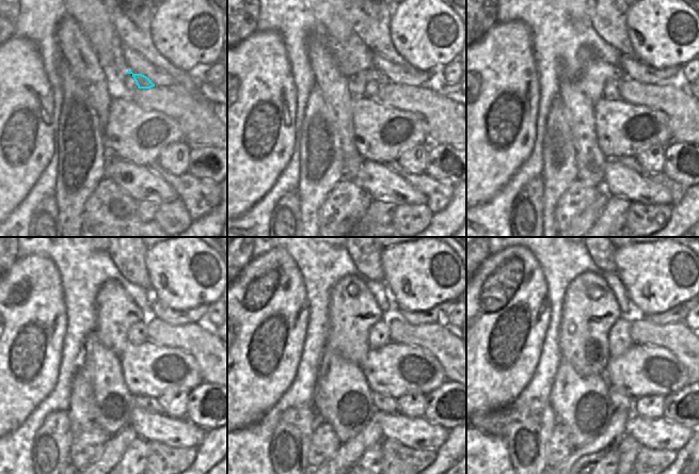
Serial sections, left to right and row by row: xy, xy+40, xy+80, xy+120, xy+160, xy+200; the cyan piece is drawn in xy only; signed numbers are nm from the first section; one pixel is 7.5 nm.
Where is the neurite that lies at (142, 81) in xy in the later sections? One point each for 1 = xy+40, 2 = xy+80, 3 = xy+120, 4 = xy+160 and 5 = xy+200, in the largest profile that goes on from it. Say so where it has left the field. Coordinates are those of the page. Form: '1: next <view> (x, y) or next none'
1: next xy+40 (356, 83)
2: next xy+80 (594, 75)
3: next xy+120 (115, 312)
4: next xy+160 (352, 309)
5: next xy+200 (590, 309)

